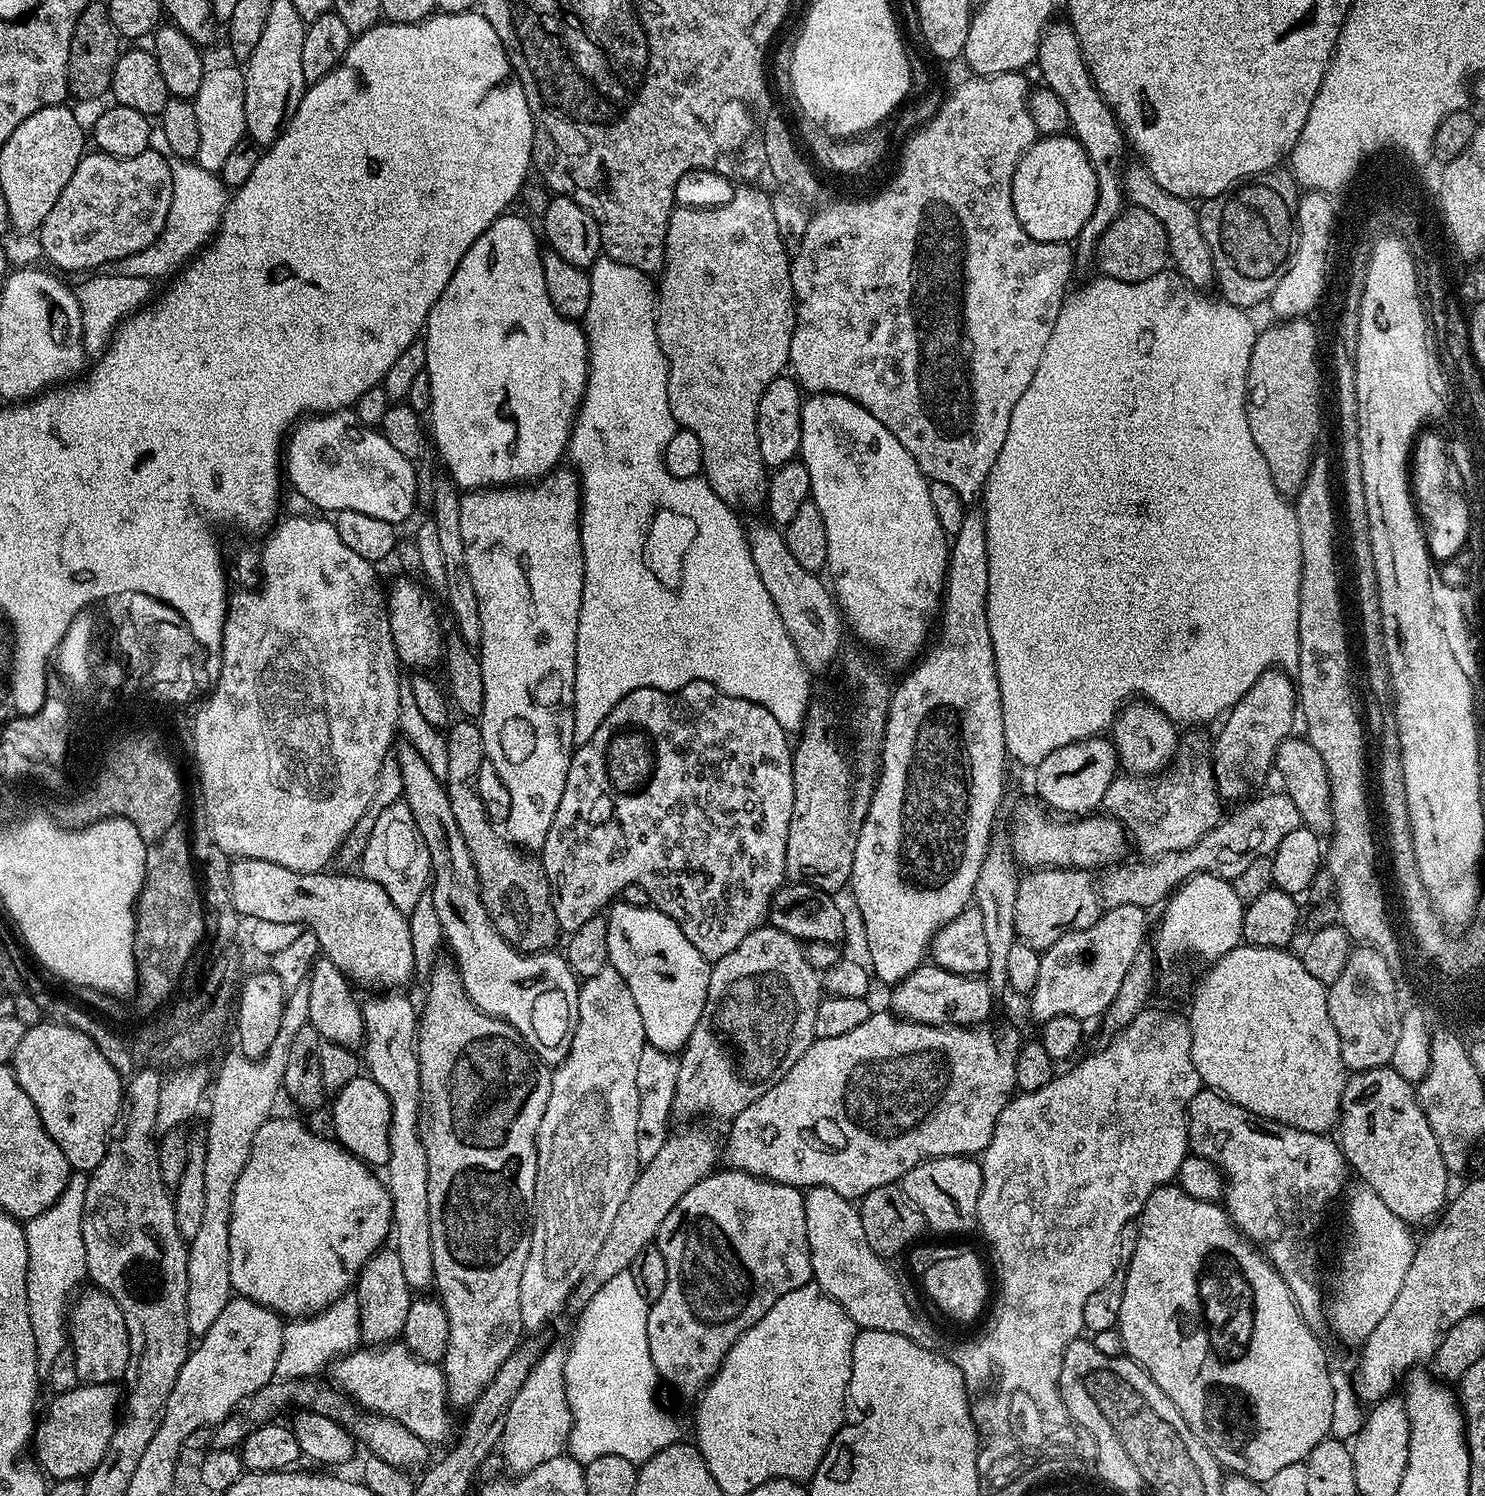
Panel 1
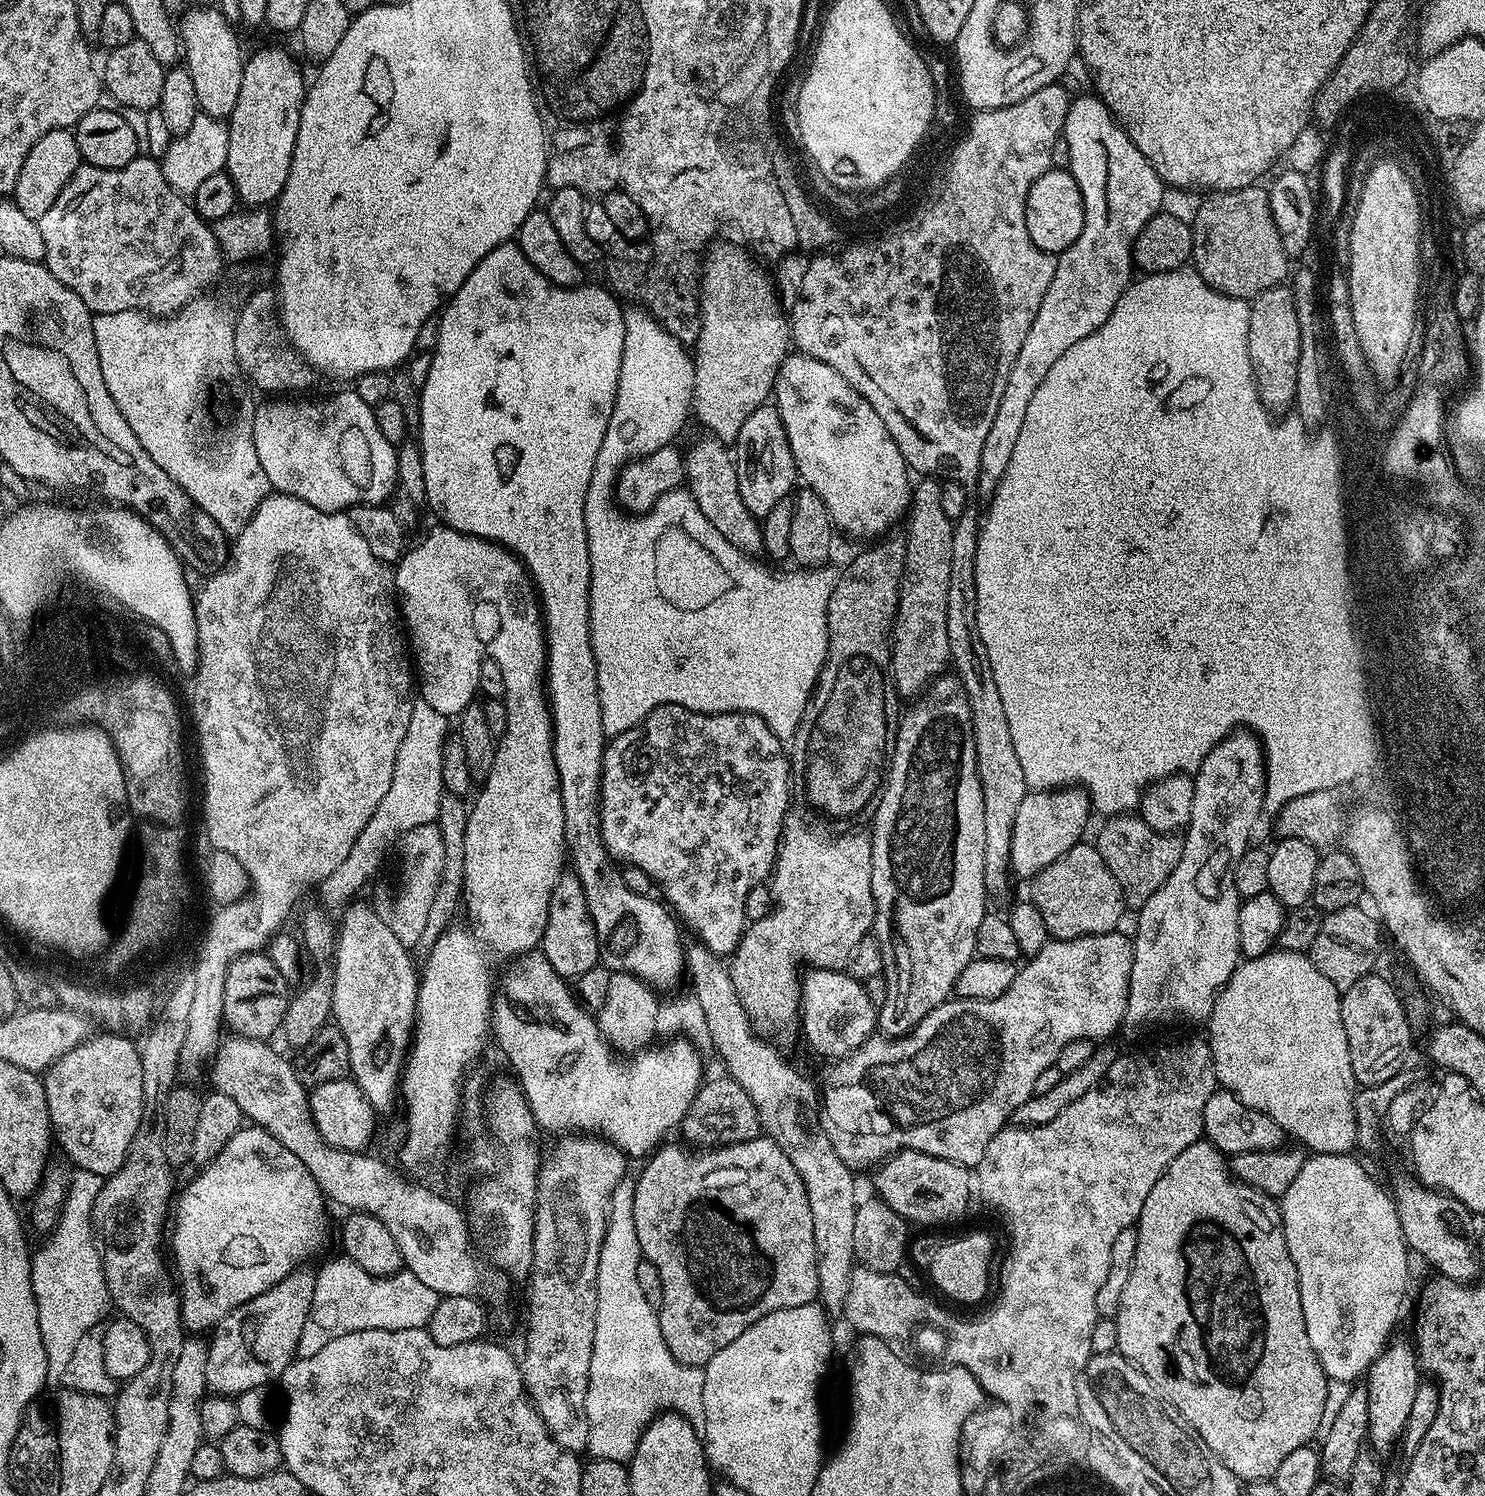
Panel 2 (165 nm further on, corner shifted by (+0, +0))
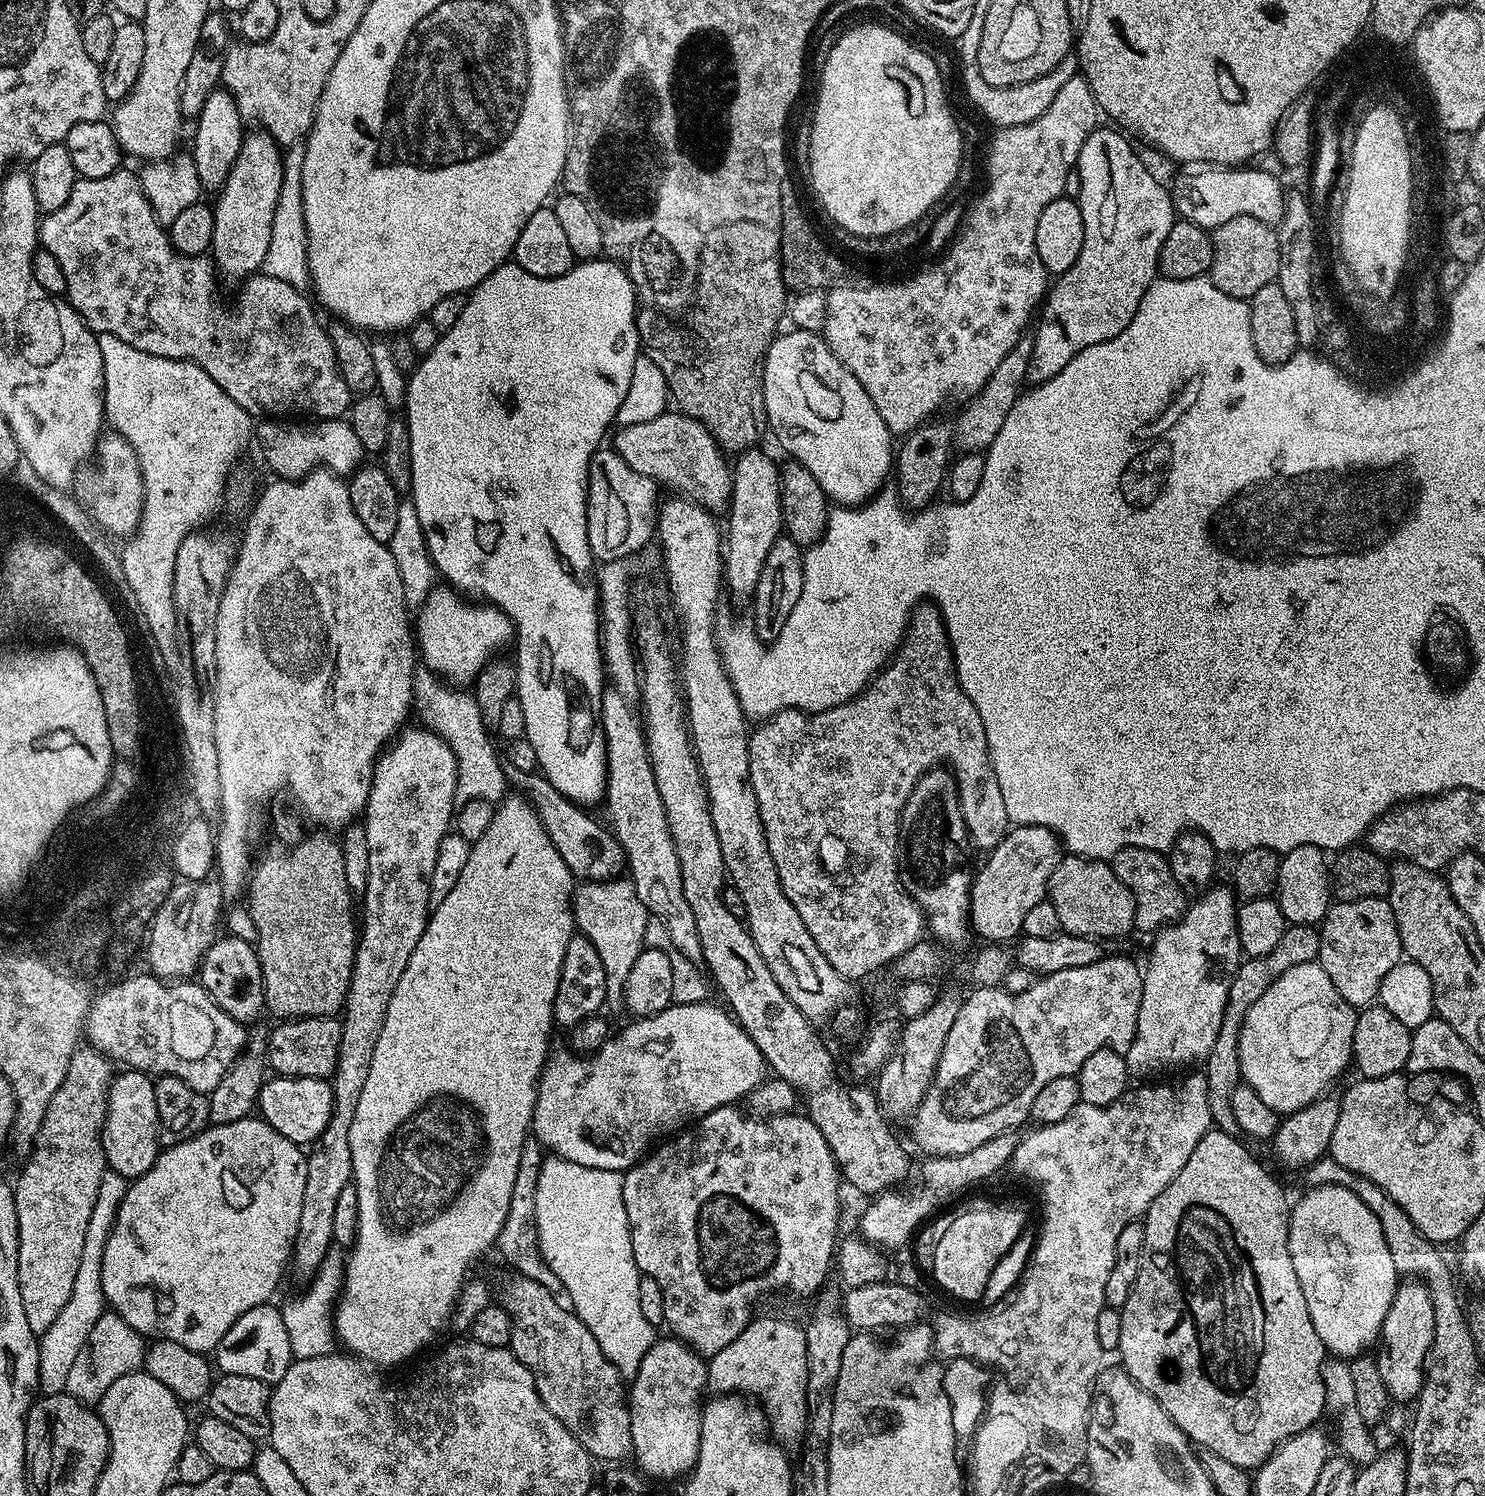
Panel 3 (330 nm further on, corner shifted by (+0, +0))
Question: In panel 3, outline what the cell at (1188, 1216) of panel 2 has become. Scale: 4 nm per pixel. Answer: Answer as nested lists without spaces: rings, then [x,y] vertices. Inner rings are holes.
[[[1209,1130],[1202,1142],[1194,1146],[1194,1154],[1186,1161],[1186,1166],[1178,1170],[1178,1178],[1154,1198],[1148,1211],[1142,1217],[1144,1225],[1144,1253],[1142,1266],[1138,1270],[1138,1278],[1130,1290],[1130,1298],[1126,1298],[1124,1307],[1120,1309],[1122,1318],[1122,1342],[1118,1349],[1118,1357],[1124,1363],[1124,1372],[1142,1386],[1162,1406],[1164,1416],[1182,1430],[1197,1449],[1205,1453],[1226,1458],[1226,1462],[1234,1462],[1234,1466],[1242,1466],[1255,1470],[1272,1457],[1273,1452],[1290,1436],[1305,1432],[1317,1423],[1323,1412],[1324,1387],[1322,1386],[1322,1366],[1326,1359],[1326,1349],[1322,1338],[1318,1338],[1318,1330],[1314,1330],[1314,1322],[1310,1322],[1310,1310],[1306,1310],[1306,1294],[1302,1294],[1302,1286],[1298,1282],[1298,1274],[1294,1272],[1293,1259],[1290,1258],[1288,1245],[1288,1220],[1290,1200],[1284,1197],[1280,1184],[1248,1153],[1243,1139],[1231,1136],[1219,1130]]]

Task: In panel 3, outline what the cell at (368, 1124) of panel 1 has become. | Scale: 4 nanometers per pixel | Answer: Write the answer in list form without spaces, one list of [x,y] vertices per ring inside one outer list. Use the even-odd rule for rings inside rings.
[[[277,1076],[265,1079],[260,1087],[258,1112],[262,1119],[282,1138],[290,1138],[290,1142],[301,1146],[311,1145],[326,1130],[334,1110],[334,1094],[332,1085],[327,1079],[302,1078],[301,1076]]]

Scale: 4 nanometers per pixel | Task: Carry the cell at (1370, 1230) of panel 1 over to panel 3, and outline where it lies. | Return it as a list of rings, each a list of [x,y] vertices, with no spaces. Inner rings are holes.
[[[1340,1184],[1315,1185],[1296,1203],[1289,1211],[1288,1220],[1288,1245],[1290,1258],[1293,1259],[1294,1272],[1298,1274],[1298,1282],[1302,1286],[1302,1294],[1306,1294],[1306,1310],[1310,1310],[1310,1322],[1314,1322],[1314,1330],[1318,1330],[1318,1338],[1322,1338],[1325,1349],[1336,1358],[1355,1358],[1367,1353],[1372,1343],[1379,1341],[1382,1336],[1386,1310],[1390,1310],[1390,1302],[1394,1302],[1394,1294],[1398,1287],[1397,1270],[1394,1260],[1390,1258],[1389,1247],[1386,1246],[1385,1235],[1382,1234],[1381,1223],[1373,1211],[1353,1191]]]

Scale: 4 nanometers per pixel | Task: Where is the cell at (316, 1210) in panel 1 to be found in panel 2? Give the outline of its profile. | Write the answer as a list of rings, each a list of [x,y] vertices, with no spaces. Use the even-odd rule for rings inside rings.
[[[255,1126],[240,1128],[238,1134],[234,1134],[234,1138],[226,1142],[226,1146],[222,1146],[220,1153],[197,1172],[200,1173],[181,1192],[179,1189],[170,1212],[170,1260],[174,1265],[174,1279],[180,1294],[180,1313],[184,1319],[185,1329],[192,1334],[208,1334],[222,1322],[222,1318],[226,1318],[226,1314],[250,1302],[258,1294],[270,1290],[270,1286],[282,1282],[282,1278],[289,1276],[294,1269],[301,1267],[307,1261],[304,1260],[307,1256],[314,1255],[324,1244],[324,1235],[328,1232],[328,1216],[324,1213],[326,1197],[321,1192],[318,1182],[314,1182],[310,1170],[306,1170],[306,1166],[302,1166],[302,1161],[295,1154],[290,1154],[290,1150],[286,1150],[286,1146],[278,1142],[278,1138],[274,1138],[261,1128]]]

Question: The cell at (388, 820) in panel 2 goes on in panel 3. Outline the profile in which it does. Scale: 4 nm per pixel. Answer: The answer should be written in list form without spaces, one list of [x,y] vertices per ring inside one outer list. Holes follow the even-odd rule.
[[[420,666],[417,667],[412,679],[412,699],[415,715],[420,715],[419,723],[442,737],[455,752],[461,781],[472,780],[487,768],[496,770],[501,767],[501,757],[499,755],[496,757],[496,752],[492,749],[492,740],[484,729],[487,728],[486,722],[471,691],[449,686],[435,672]]]

